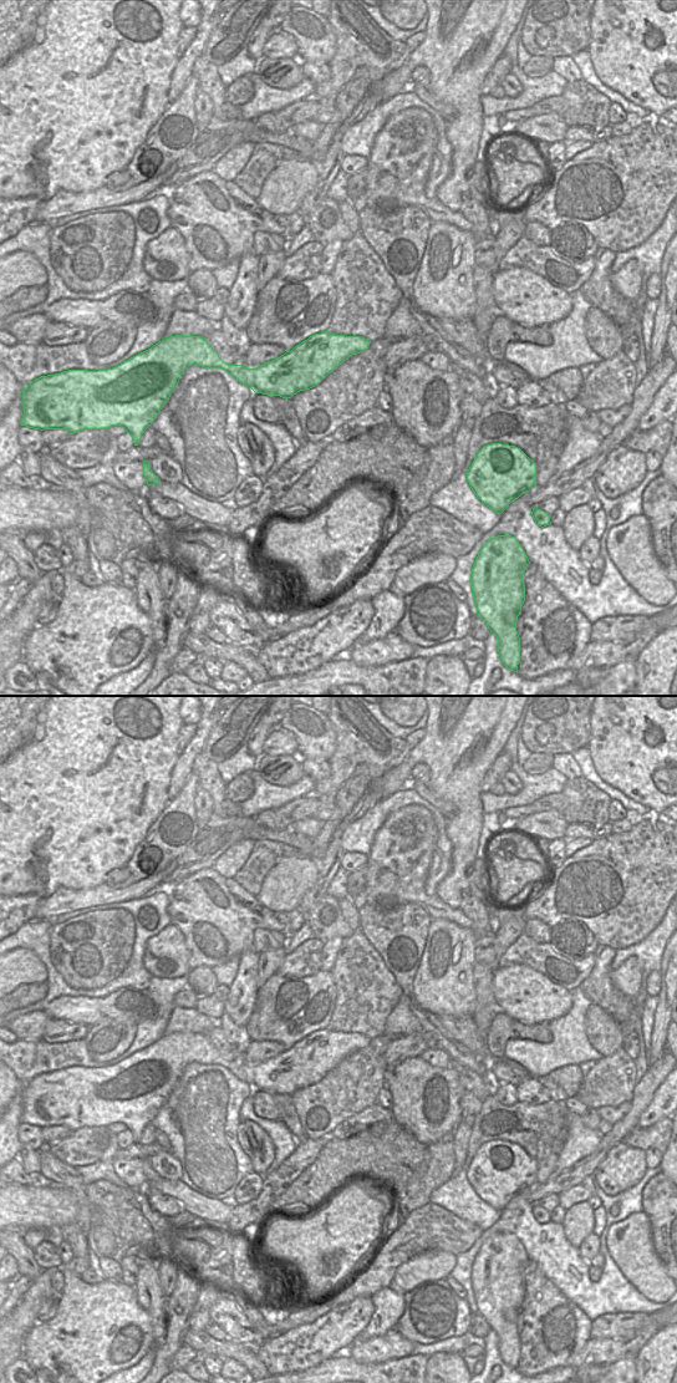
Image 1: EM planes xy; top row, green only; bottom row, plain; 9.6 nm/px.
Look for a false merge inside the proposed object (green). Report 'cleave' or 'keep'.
keep

